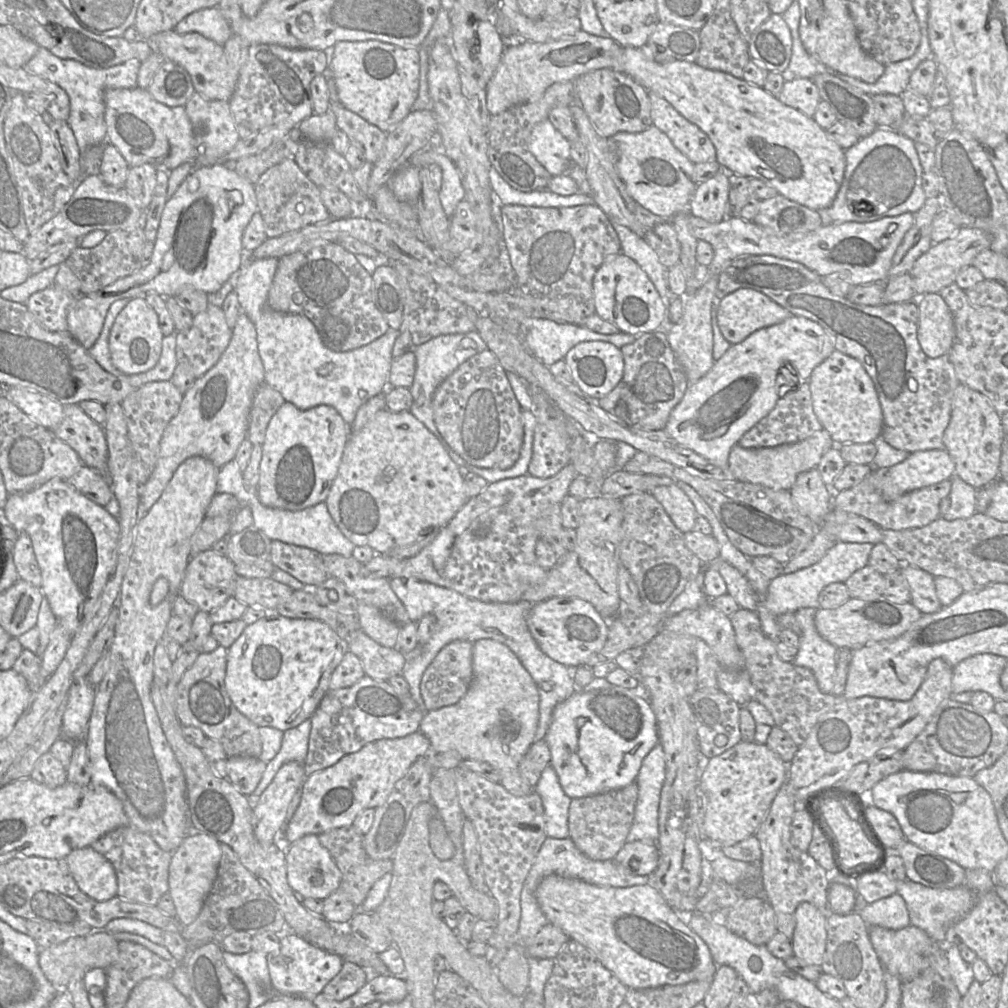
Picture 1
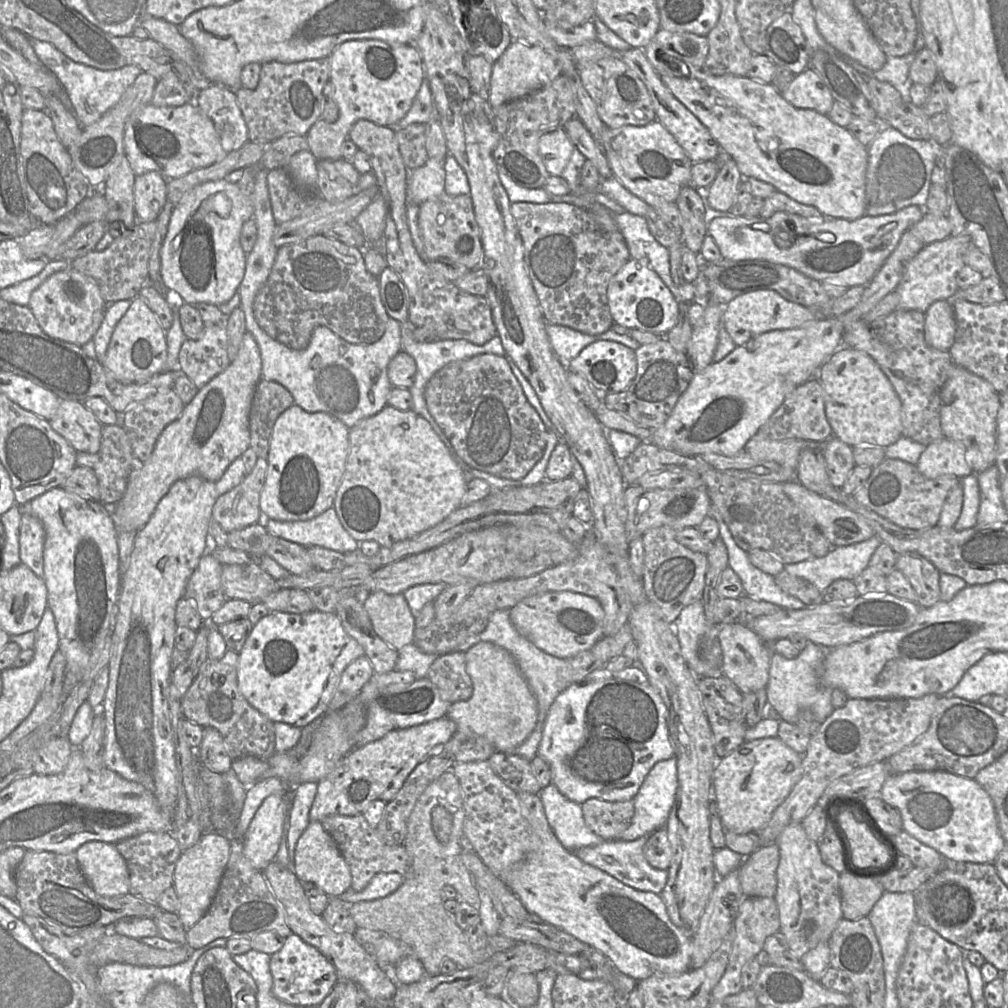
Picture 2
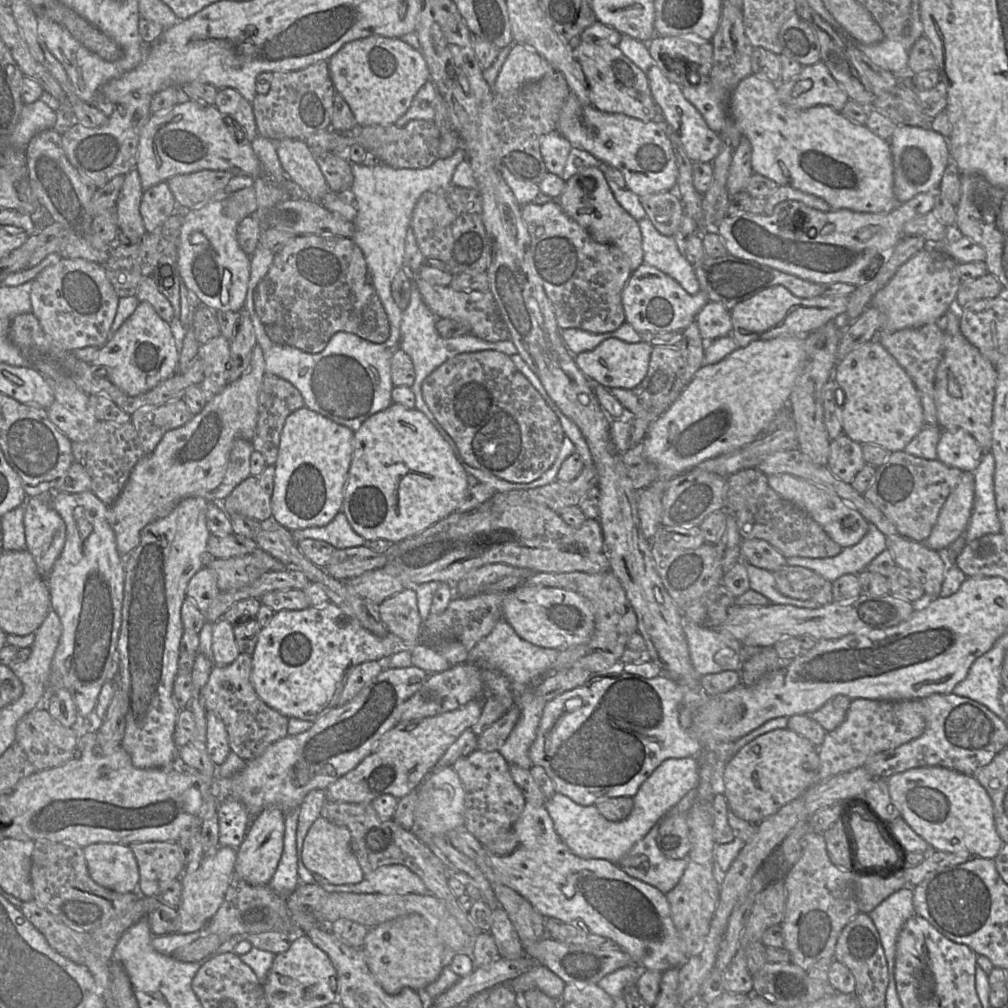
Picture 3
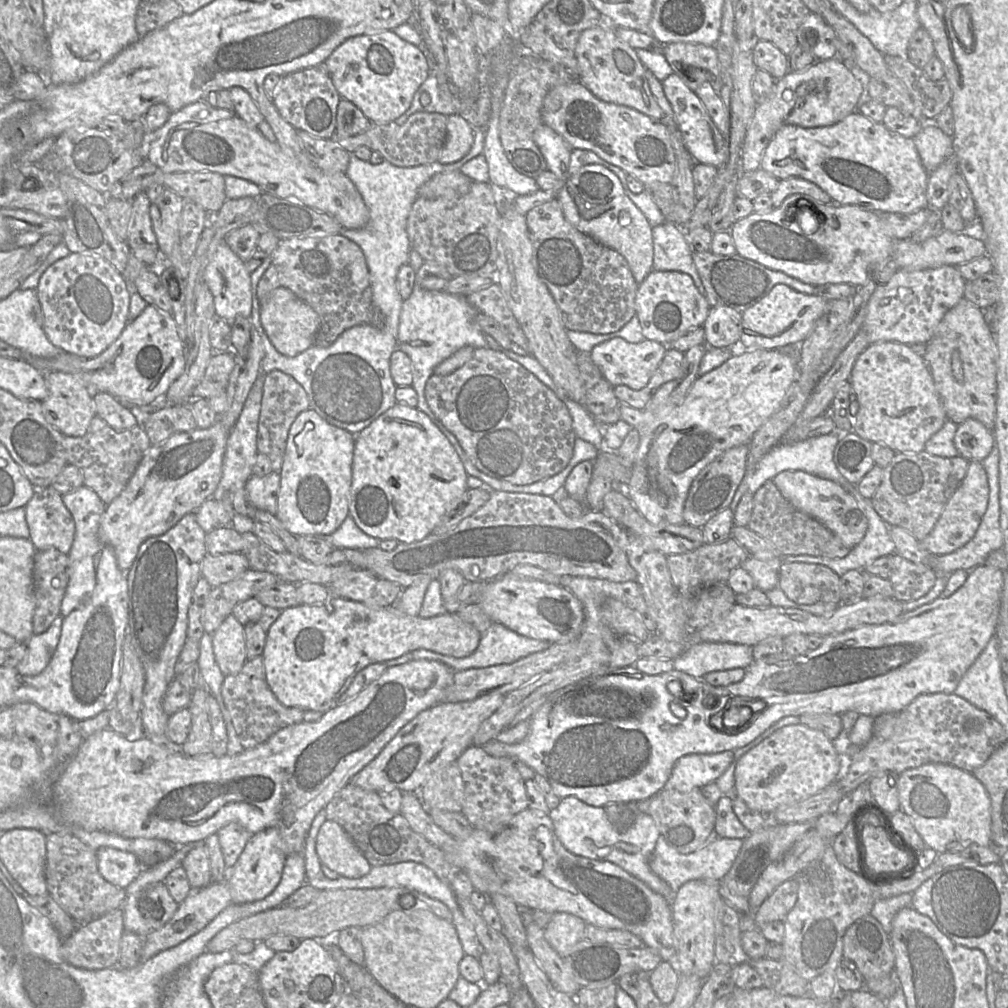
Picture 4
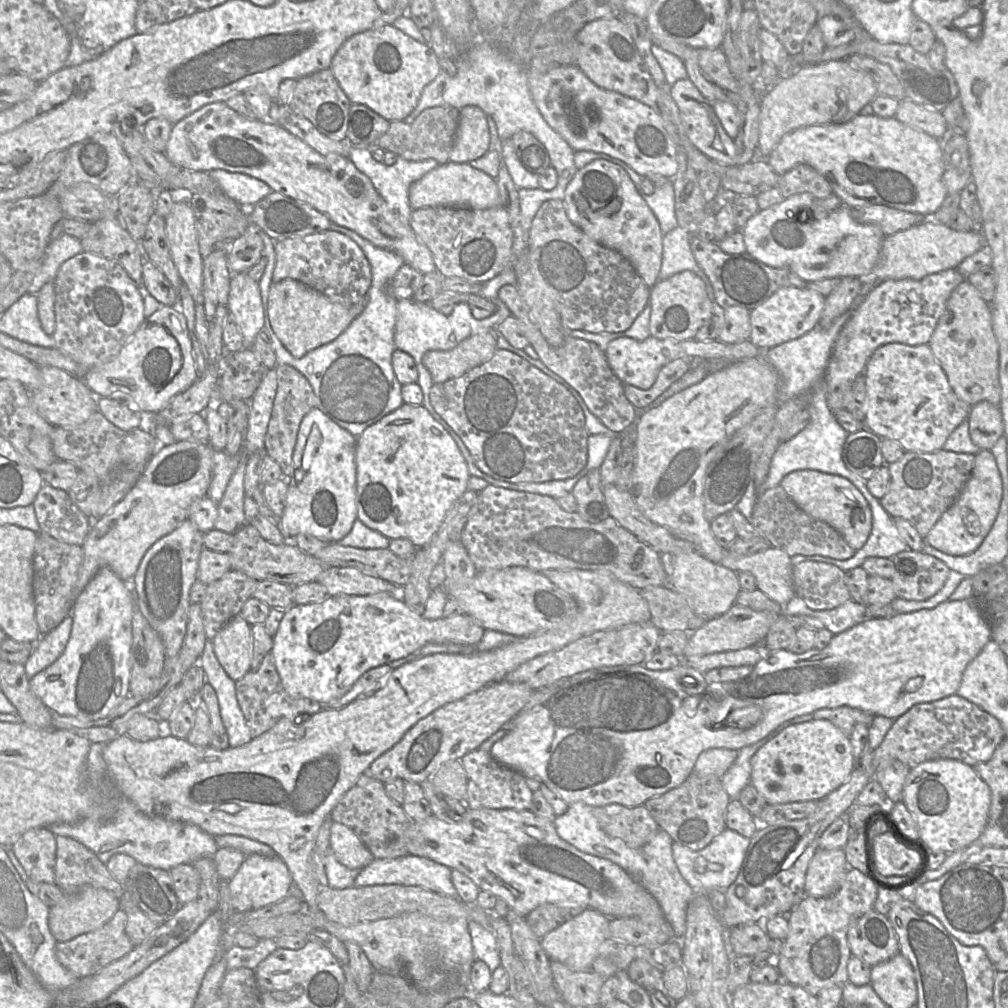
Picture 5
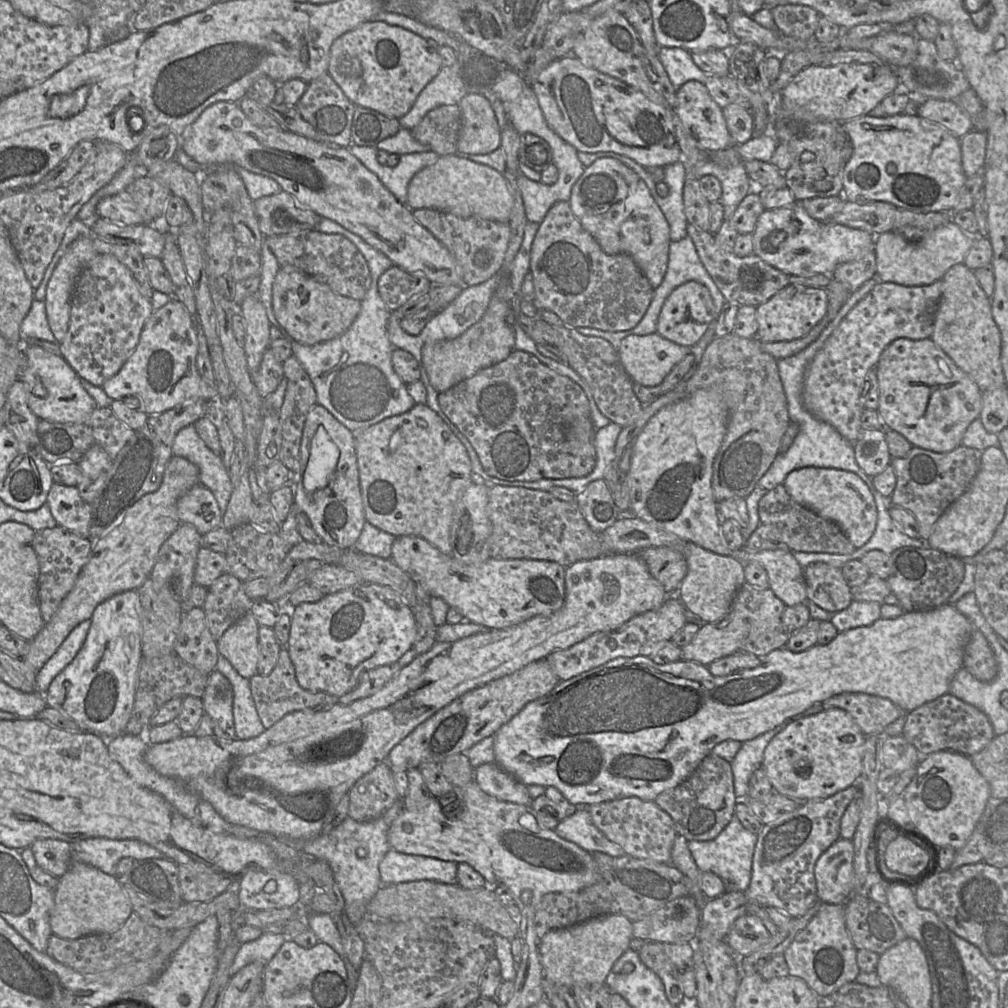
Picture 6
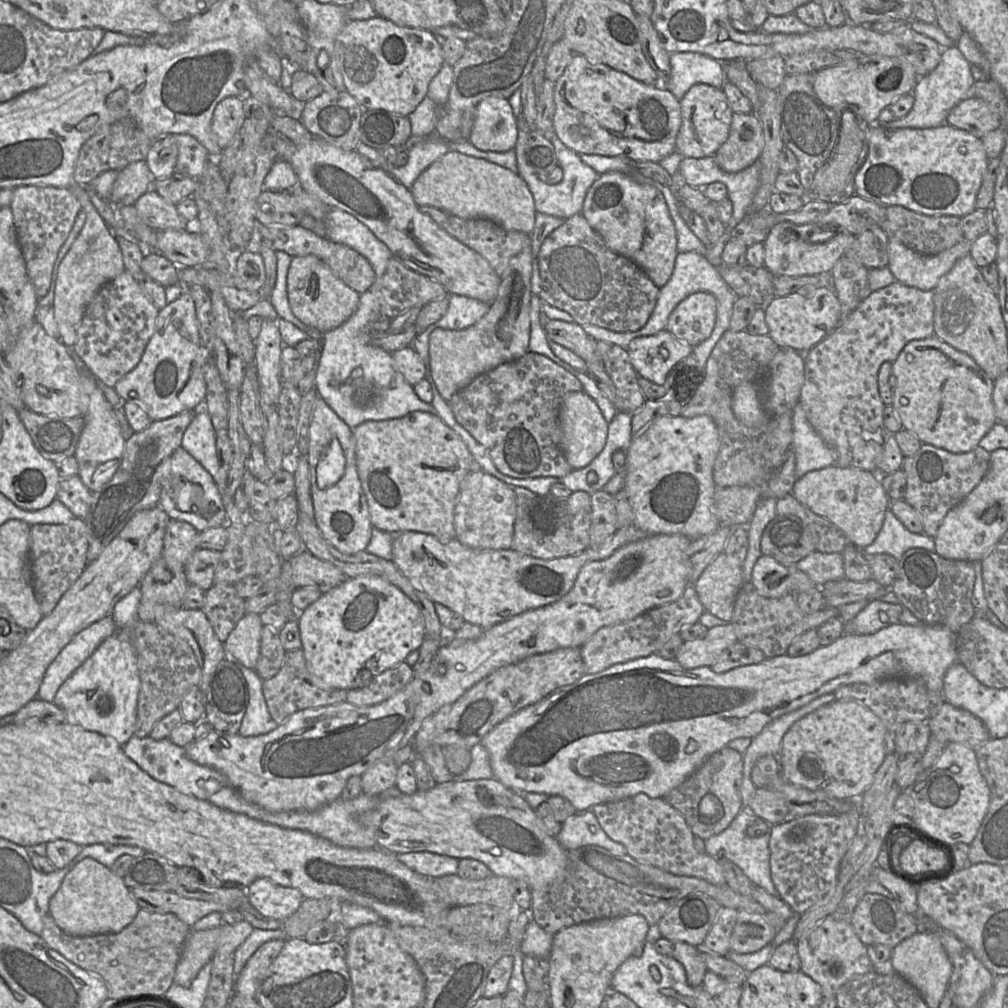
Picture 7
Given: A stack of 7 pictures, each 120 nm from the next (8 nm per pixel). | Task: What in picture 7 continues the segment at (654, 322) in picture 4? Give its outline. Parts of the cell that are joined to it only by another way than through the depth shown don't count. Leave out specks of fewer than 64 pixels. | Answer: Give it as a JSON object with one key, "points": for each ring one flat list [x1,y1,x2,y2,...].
{"points":[[695,292,674,308,665,330,693,348,710,337,716,315,716,298,708,292]]}

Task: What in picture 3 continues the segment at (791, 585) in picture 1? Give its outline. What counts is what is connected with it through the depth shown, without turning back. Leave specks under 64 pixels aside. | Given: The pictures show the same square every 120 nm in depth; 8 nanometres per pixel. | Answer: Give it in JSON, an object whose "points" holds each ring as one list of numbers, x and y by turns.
{"points":[[873,524,867,534,856,545,842,549,835,557,786,559,787,566,809,569,824,579,834,582,846,574,859,574,866,570,869,563,884,550,888,549,887,537]]}

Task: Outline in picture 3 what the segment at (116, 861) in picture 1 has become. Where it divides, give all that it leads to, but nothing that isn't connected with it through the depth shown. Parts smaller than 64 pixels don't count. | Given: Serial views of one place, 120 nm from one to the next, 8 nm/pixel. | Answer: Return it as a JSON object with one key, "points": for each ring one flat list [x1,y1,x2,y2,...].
{"points":[[137,842,129,845,137,861,137,891,145,897,160,897,174,879,184,873,183,853,177,842]]}

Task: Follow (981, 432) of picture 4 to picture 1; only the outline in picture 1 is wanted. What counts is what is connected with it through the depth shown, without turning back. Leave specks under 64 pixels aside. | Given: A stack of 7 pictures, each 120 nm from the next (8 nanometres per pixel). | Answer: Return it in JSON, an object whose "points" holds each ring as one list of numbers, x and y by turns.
{"points":[[944,449,919,450,887,469,881,479,881,495,893,501,905,493,951,480,955,464]]}

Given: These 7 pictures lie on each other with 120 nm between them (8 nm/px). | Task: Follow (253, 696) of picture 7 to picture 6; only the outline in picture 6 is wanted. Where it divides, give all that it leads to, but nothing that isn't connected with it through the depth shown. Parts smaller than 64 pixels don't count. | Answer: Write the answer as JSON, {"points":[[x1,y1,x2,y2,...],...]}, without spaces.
{"points":[[220,653,216,670,221,672,233,687,233,717,236,739,248,740,259,736,266,729,258,715,249,679,242,677]]}

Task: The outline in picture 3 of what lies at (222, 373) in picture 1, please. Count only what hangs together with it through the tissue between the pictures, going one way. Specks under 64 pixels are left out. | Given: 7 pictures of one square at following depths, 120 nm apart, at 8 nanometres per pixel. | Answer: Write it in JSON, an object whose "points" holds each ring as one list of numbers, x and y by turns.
{"points":[[257,344,252,352,249,366,235,381,229,383,219,394,206,402,203,410,192,416,185,425,169,430,156,448,144,455,132,469,129,478,116,501,108,509,108,522,114,531,116,546,122,558,126,558,139,544,141,530,149,523,168,516,184,499,203,496,212,501,211,493,222,483,236,439,252,441,258,418,259,390,265,376,265,360]]}

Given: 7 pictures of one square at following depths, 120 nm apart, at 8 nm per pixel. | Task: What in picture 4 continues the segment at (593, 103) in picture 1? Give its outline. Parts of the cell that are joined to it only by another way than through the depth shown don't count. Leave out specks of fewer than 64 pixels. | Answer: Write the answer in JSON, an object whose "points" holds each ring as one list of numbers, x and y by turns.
{"points":[[602,16,601,24,586,29,580,34,575,48,575,56,579,67,579,80,598,99,604,102,627,106,647,115,647,110,650,109,647,96,654,96,651,93,646,76,646,67,637,56,636,49,618,38,614,28,617,27]]}

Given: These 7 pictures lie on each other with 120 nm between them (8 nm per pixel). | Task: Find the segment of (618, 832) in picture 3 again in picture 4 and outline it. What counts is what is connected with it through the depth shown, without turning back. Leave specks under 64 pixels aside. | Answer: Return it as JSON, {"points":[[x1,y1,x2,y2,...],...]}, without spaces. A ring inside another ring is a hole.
{"points":[[734,751,713,754,688,754,680,757,673,766,663,789,687,792,717,780,730,766],[574,796,562,798,556,808,550,809,548,815,558,839,568,851,594,860,610,861,671,902,674,891,649,867,649,858,660,836,657,825,650,815,638,813,633,825,621,833,609,822,604,807,587,805]]}

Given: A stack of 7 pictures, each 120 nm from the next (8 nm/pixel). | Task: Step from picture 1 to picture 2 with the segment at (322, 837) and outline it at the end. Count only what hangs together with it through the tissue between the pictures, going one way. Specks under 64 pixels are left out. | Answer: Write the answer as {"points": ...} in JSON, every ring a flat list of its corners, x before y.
{"points":[[362,814,326,816,321,823,349,866,352,878,351,891,362,891,376,874,396,872,405,877,411,870,412,860,404,845,387,845,376,827,371,827]]}

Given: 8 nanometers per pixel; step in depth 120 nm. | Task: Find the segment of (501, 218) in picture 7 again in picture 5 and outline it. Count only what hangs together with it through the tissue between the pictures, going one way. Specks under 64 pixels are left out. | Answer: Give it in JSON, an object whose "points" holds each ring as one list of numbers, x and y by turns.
{"points":[[447,161,430,170,413,182,408,190,410,207,461,207,488,209,500,206,500,197,496,180,485,172,473,168,469,163]]}

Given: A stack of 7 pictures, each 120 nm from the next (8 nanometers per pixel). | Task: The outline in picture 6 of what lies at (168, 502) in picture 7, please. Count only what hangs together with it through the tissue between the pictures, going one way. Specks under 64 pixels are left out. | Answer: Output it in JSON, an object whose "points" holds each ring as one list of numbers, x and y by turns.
{"points":[[197,484,177,502,177,514,181,524,190,524,204,535,222,527,222,513,211,490]]}

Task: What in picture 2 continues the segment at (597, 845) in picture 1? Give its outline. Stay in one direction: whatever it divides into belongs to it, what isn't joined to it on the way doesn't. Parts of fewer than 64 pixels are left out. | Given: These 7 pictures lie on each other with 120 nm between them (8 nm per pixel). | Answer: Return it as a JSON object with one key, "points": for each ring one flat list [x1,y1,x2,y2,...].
{"points":[[590,798,580,805,586,826,605,841,619,840,634,815,634,799,606,801]]}

